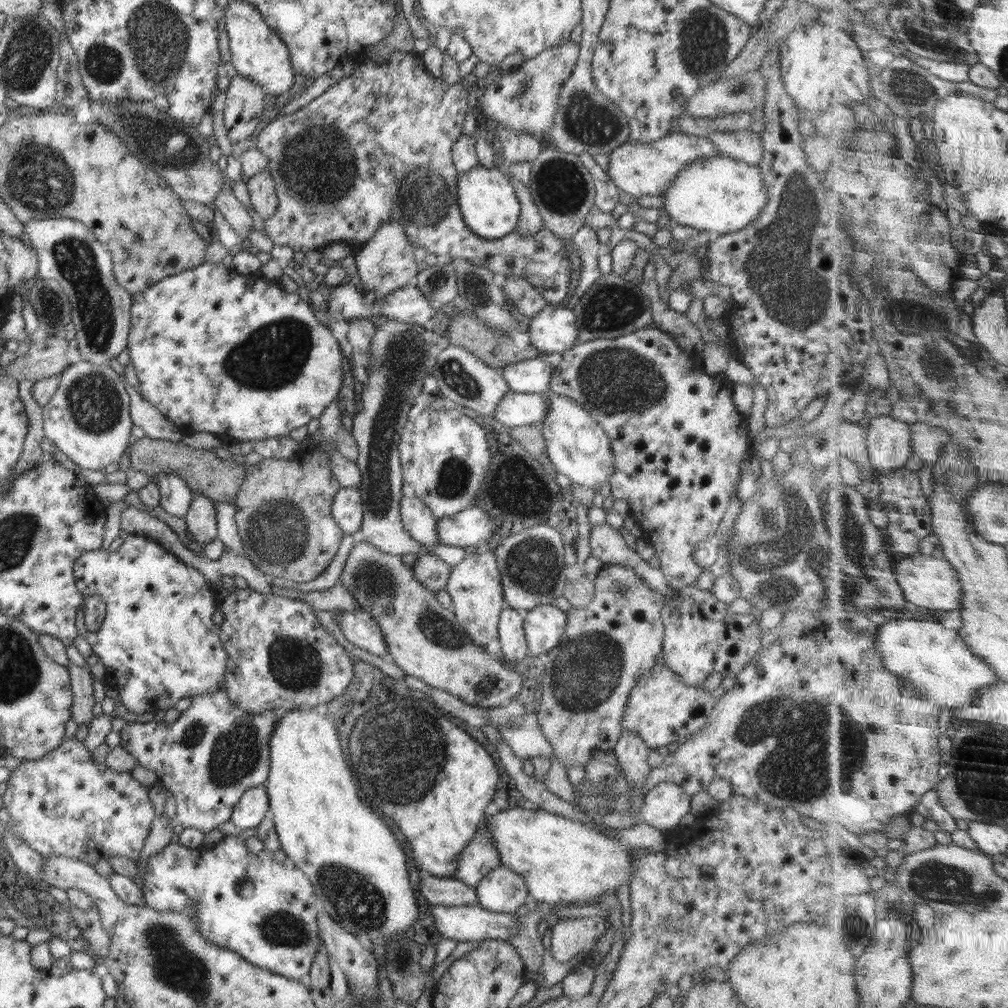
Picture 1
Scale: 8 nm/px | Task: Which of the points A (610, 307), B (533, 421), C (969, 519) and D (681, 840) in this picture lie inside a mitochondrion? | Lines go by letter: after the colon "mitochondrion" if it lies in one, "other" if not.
A: mitochondrion
B: other
C: other
D: other

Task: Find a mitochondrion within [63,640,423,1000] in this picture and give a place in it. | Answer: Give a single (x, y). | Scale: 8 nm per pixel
(234, 756)

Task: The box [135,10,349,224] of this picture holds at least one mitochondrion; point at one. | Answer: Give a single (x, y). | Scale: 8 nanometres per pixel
(294, 166)

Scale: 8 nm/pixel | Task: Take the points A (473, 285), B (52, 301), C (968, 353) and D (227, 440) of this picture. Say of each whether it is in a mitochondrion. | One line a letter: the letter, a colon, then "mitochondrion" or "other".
A: mitochondrion
B: mitochondrion
C: mitochondrion
D: other

